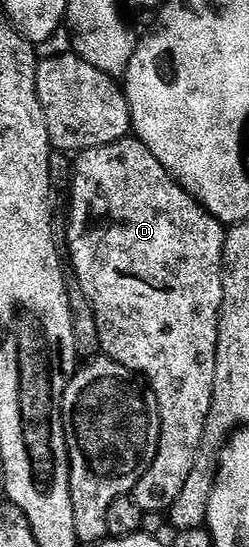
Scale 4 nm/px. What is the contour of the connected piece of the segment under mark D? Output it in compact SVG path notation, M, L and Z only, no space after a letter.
M128 136L119 142L98 146L92 150L84 150L74 159L73 177L69 187L71 194L71 223L67 226L67 246L71 249L69 266L75 269L74 281L79 283L85 296L91 301L95 310L95 319L99 329L99 345L102 353L112 358L117 364L132 370L136 376L142 376L153 393L157 396L161 432L159 447L150 468L137 480L133 497L145 512L170 511L173 500L181 496L181 488L185 480L189 480L189 472L197 465L195 457L199 454L199 445L207 434L207 420L211 417L211 401L213 400L213 380L217 376L217 336L219 335L219 309L223 306L223 240L225 227L213 215L200 206L191 195L183 191L183 187L172 178L153 152L145 148L145 144L134 136Z

